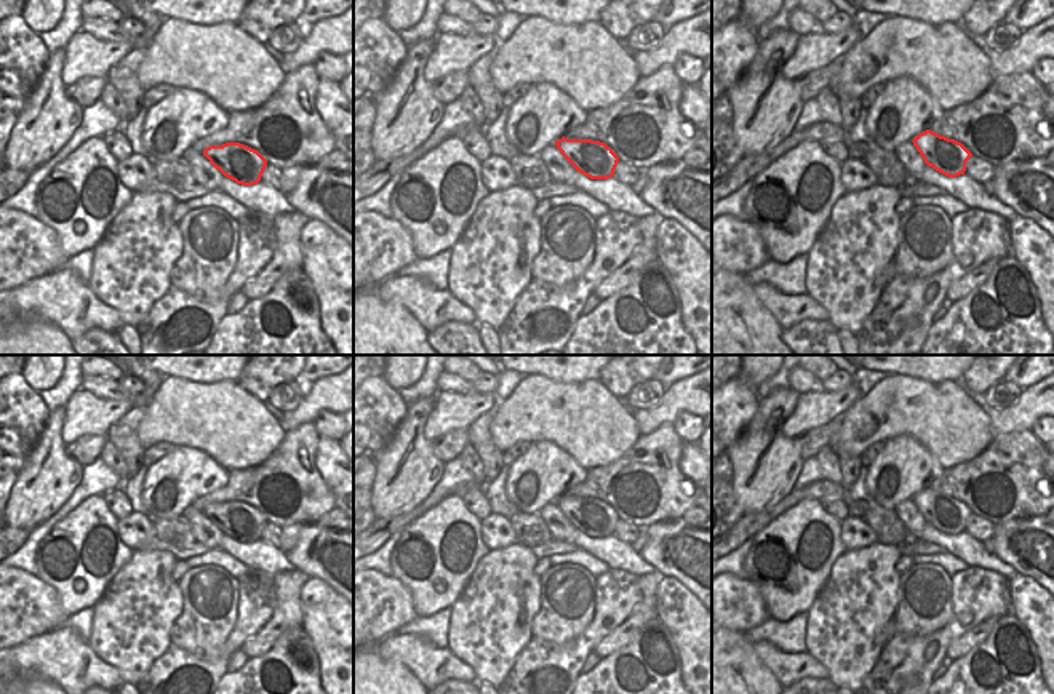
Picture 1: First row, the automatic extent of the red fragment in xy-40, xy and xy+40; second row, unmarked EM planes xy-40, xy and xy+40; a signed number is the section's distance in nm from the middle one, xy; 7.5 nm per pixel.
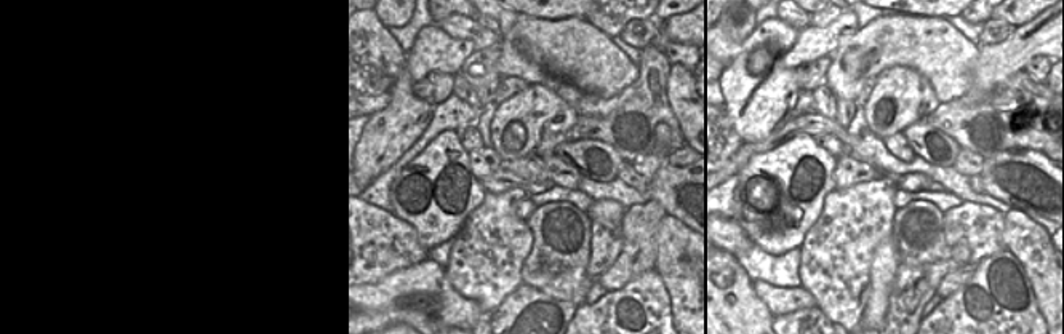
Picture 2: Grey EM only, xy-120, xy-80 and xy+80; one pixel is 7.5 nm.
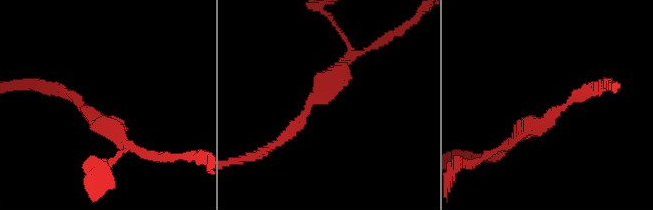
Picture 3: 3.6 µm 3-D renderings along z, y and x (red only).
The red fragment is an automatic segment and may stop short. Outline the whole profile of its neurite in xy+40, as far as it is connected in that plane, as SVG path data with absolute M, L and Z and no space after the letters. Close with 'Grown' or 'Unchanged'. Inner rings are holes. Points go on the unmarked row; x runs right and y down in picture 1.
M931 488L915 494L912 501L928 524L932 524L948 536L964 532L966 520L972 515L961 501L940 494Z. Unchanged.

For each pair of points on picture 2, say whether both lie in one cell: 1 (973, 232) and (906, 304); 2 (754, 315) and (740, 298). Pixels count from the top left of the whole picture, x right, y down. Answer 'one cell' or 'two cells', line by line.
1: one cell
2: one cell

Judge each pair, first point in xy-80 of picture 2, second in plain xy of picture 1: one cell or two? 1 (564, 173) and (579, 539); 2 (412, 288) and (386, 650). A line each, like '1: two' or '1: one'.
1: two
2: one

